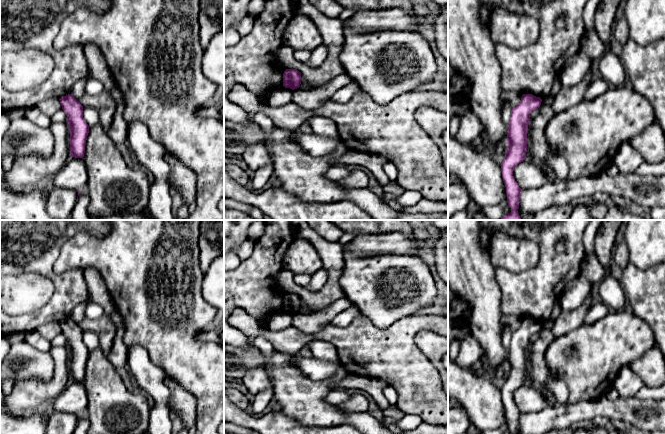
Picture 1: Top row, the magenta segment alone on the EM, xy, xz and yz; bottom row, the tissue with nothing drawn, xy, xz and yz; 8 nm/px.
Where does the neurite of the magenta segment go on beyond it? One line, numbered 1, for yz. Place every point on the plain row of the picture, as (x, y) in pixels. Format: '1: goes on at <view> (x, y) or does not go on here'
1: does not go on here

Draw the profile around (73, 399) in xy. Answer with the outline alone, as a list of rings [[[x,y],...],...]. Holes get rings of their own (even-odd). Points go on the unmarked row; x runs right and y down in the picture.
[[[70,381],[54,400],[54,411],[82,416],[87,412],[87,390],[83,382]]]

